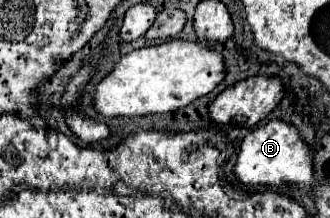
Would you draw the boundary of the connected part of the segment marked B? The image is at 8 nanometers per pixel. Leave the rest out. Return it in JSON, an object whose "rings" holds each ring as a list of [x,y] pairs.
{"rings":[[[270,119],[266,125],[258,125],[242,141],[240,155],[236,161],[238,179],[250,187],[254,185],[282,185],[282,183],[304,183],[312,185],[314,181],[314,149],[304,143],[304,139],[282,119]]]}

